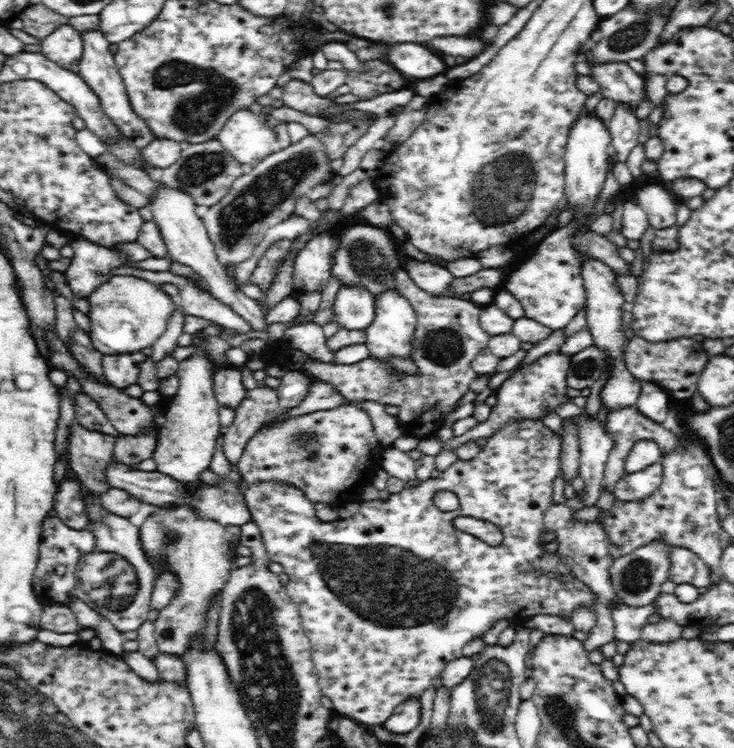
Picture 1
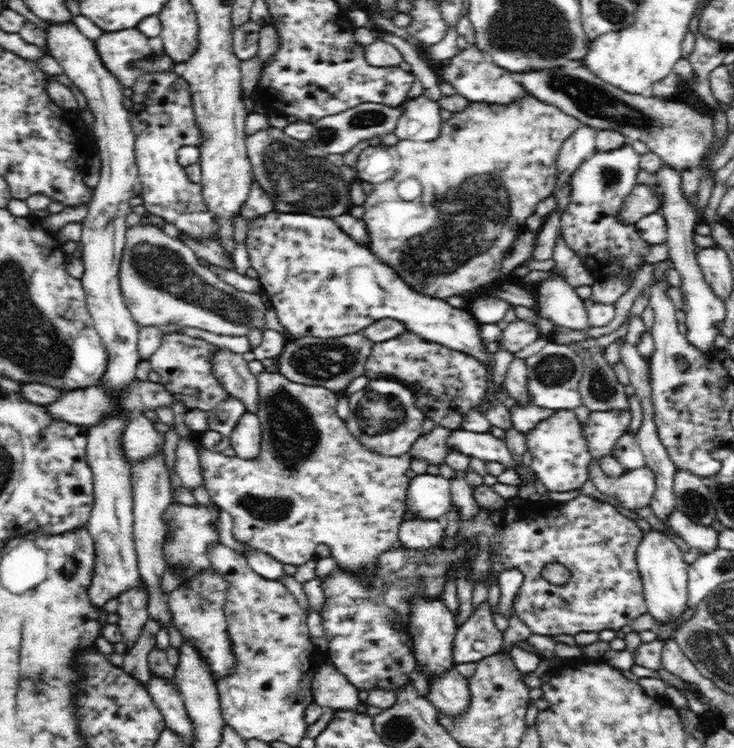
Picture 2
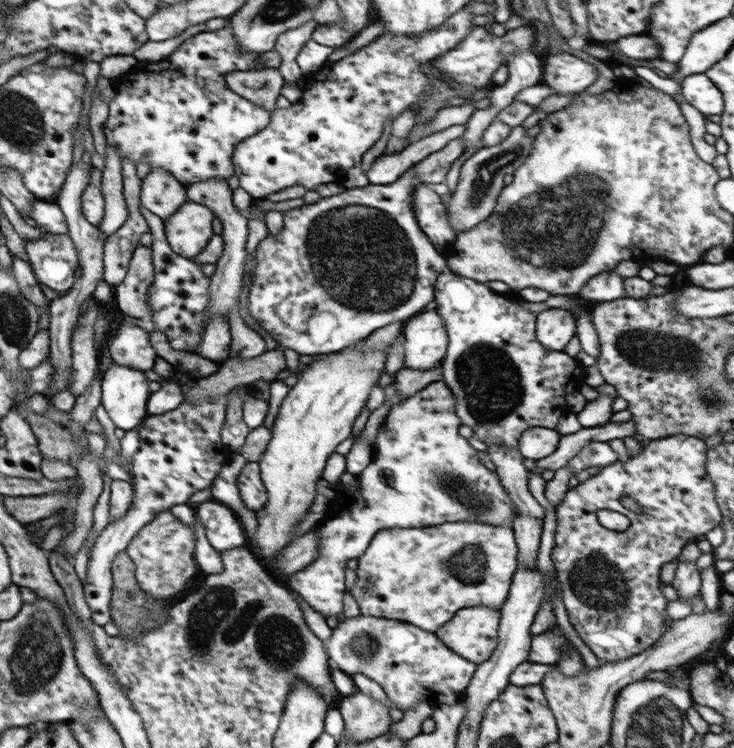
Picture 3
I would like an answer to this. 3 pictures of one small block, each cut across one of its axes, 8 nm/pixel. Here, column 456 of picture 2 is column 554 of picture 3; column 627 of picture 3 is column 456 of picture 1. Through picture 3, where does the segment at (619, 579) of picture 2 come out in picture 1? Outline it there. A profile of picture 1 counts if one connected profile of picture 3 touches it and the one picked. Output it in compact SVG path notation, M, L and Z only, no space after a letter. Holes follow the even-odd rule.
M516 420L504 424L496 434L487 439L486 445L480 449L478 456L472 460L459 458L443 470L436 477L419 481L419 485L404 489L393 495L383 495L371 501L360 501L359 512L350 518L339 518L334 522L324 522L316 517L315 503L310 502L304 493L289 484L280 482L256 482L247 484L244 498L252 514L252 520L260 527L262 541L266 545L266 553L270 562L283 566L283 572L288 574L289 583L285 585L288 595L298 605L305 635L312 645L312 660L319 676L319 685L322 694L328 696L334 704L335 713L353 719L365 728L372 725L384 726L384 722L392 716L400 704L412 696L420 697L424 690L433 686L433 681L441 676L441 672L448 662L464 656L462 648L490 630L498 620L508 618L511 622L524 621L537 614L552 614L570 621L570 616L576 608L585 606L594 609L596 595L586 583L576 579L570 565L560 559L556 552L548 552L544 541L544 516L551 505L552 484L560 473L561 464L561 438L548 429L540 420ZM442 490L450 490L458 497L459 508L454 512L441 512L434 504L434 495ZM458 516L472 516L486 522L495 524L503 533L503 541L496 546L484 540L454 528L452 521Z

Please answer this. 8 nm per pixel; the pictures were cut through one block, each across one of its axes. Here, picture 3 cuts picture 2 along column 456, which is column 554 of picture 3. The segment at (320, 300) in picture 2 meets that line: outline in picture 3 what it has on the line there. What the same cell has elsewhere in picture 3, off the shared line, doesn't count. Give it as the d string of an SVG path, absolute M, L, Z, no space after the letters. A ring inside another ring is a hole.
M544 310L535 320L535 335L544 348L560 351L577 332L576 316L569 310Z

